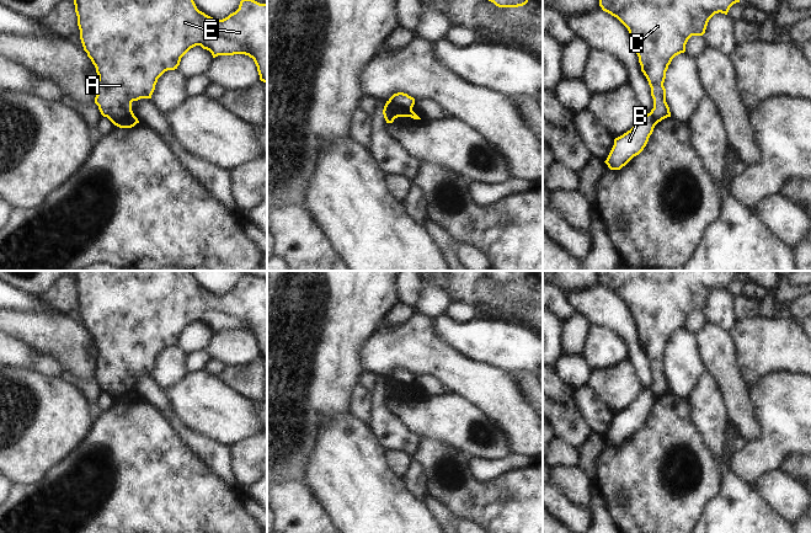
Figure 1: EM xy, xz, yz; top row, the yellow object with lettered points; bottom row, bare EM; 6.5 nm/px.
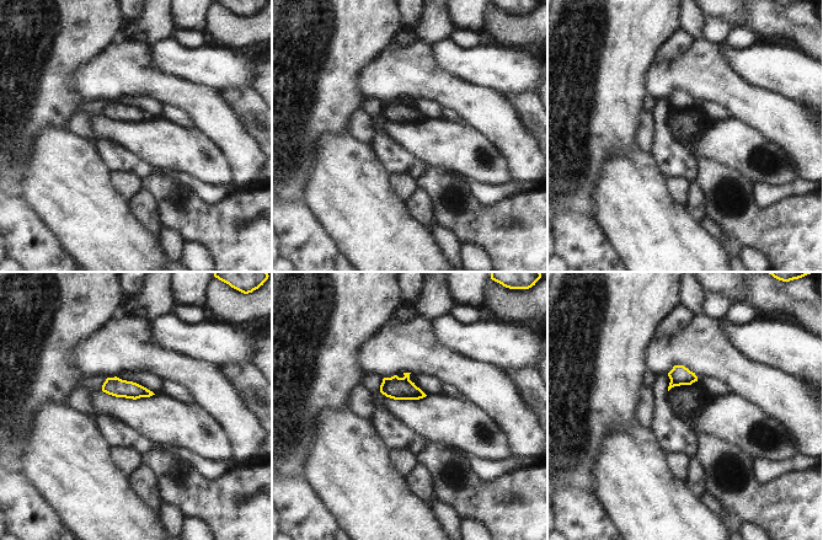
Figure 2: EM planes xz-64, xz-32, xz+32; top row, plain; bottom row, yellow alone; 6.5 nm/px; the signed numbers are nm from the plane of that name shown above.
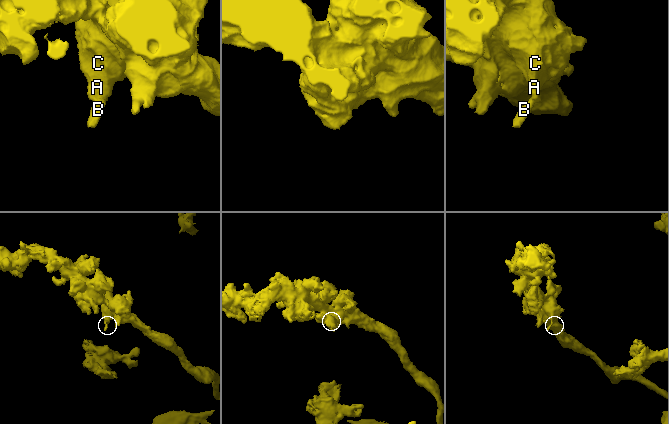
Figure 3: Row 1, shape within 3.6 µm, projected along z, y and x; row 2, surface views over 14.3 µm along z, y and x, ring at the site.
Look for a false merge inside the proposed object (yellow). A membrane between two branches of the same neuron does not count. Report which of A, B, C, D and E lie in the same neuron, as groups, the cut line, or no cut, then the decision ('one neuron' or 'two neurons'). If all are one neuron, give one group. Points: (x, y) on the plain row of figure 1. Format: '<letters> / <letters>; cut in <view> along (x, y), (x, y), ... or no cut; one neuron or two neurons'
A C D E / B; cut in xz along (389, 376), (411, 385); two neurons

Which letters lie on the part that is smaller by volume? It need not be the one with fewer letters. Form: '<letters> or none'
B.

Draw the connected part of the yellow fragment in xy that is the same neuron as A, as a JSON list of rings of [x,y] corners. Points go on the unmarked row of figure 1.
[[[76,271],[74,275],[80,315],[84,326],[96,343],[95,379],[103,393],[113,400],[134,391],[132,378],[151,374],[158,355],[167,346],[175,346],[181,334],[193,323],[201,321],[218,331],[245,330],[254,335],[260,356],[267,358],[267,279],[242,275],[239,284],[223,295],[215,295],[199,287],[192,271]]]

